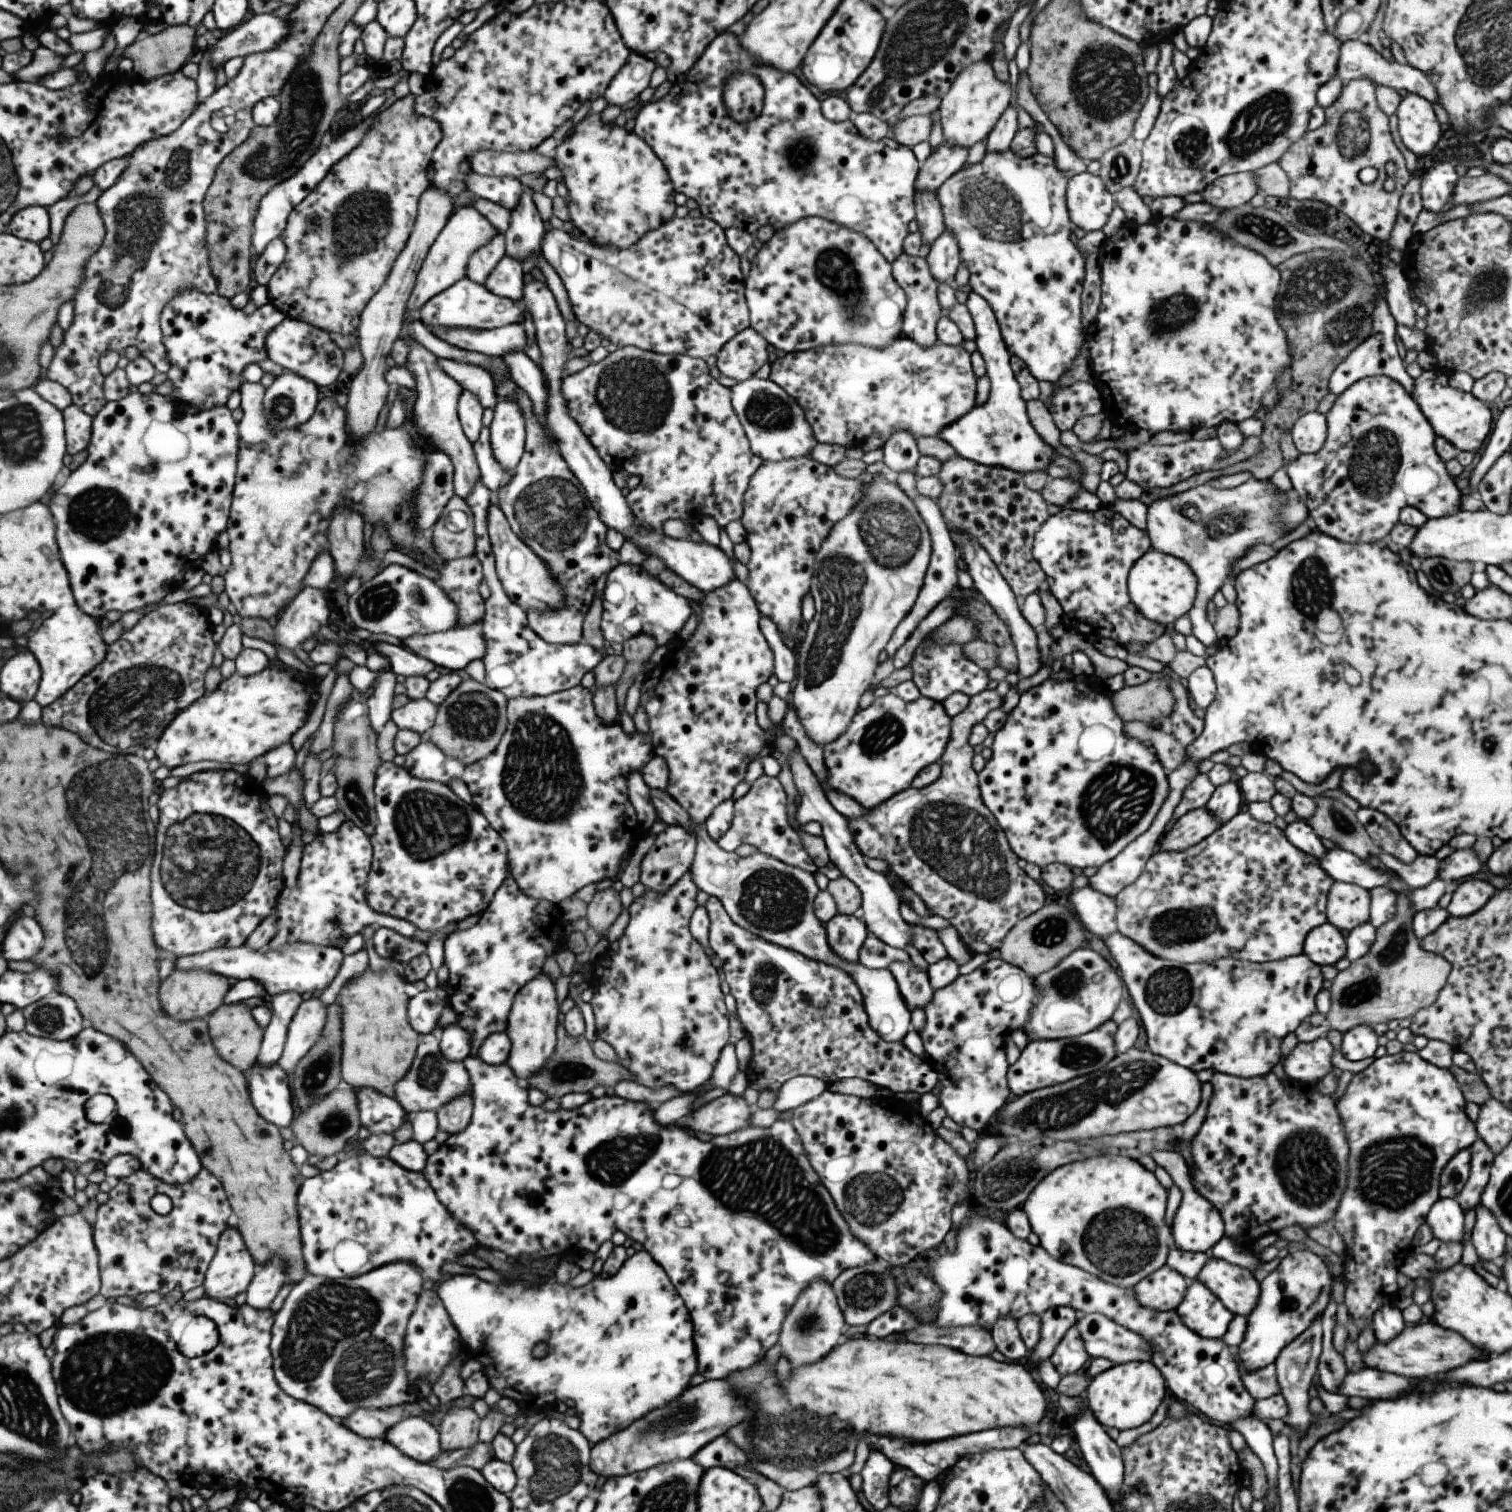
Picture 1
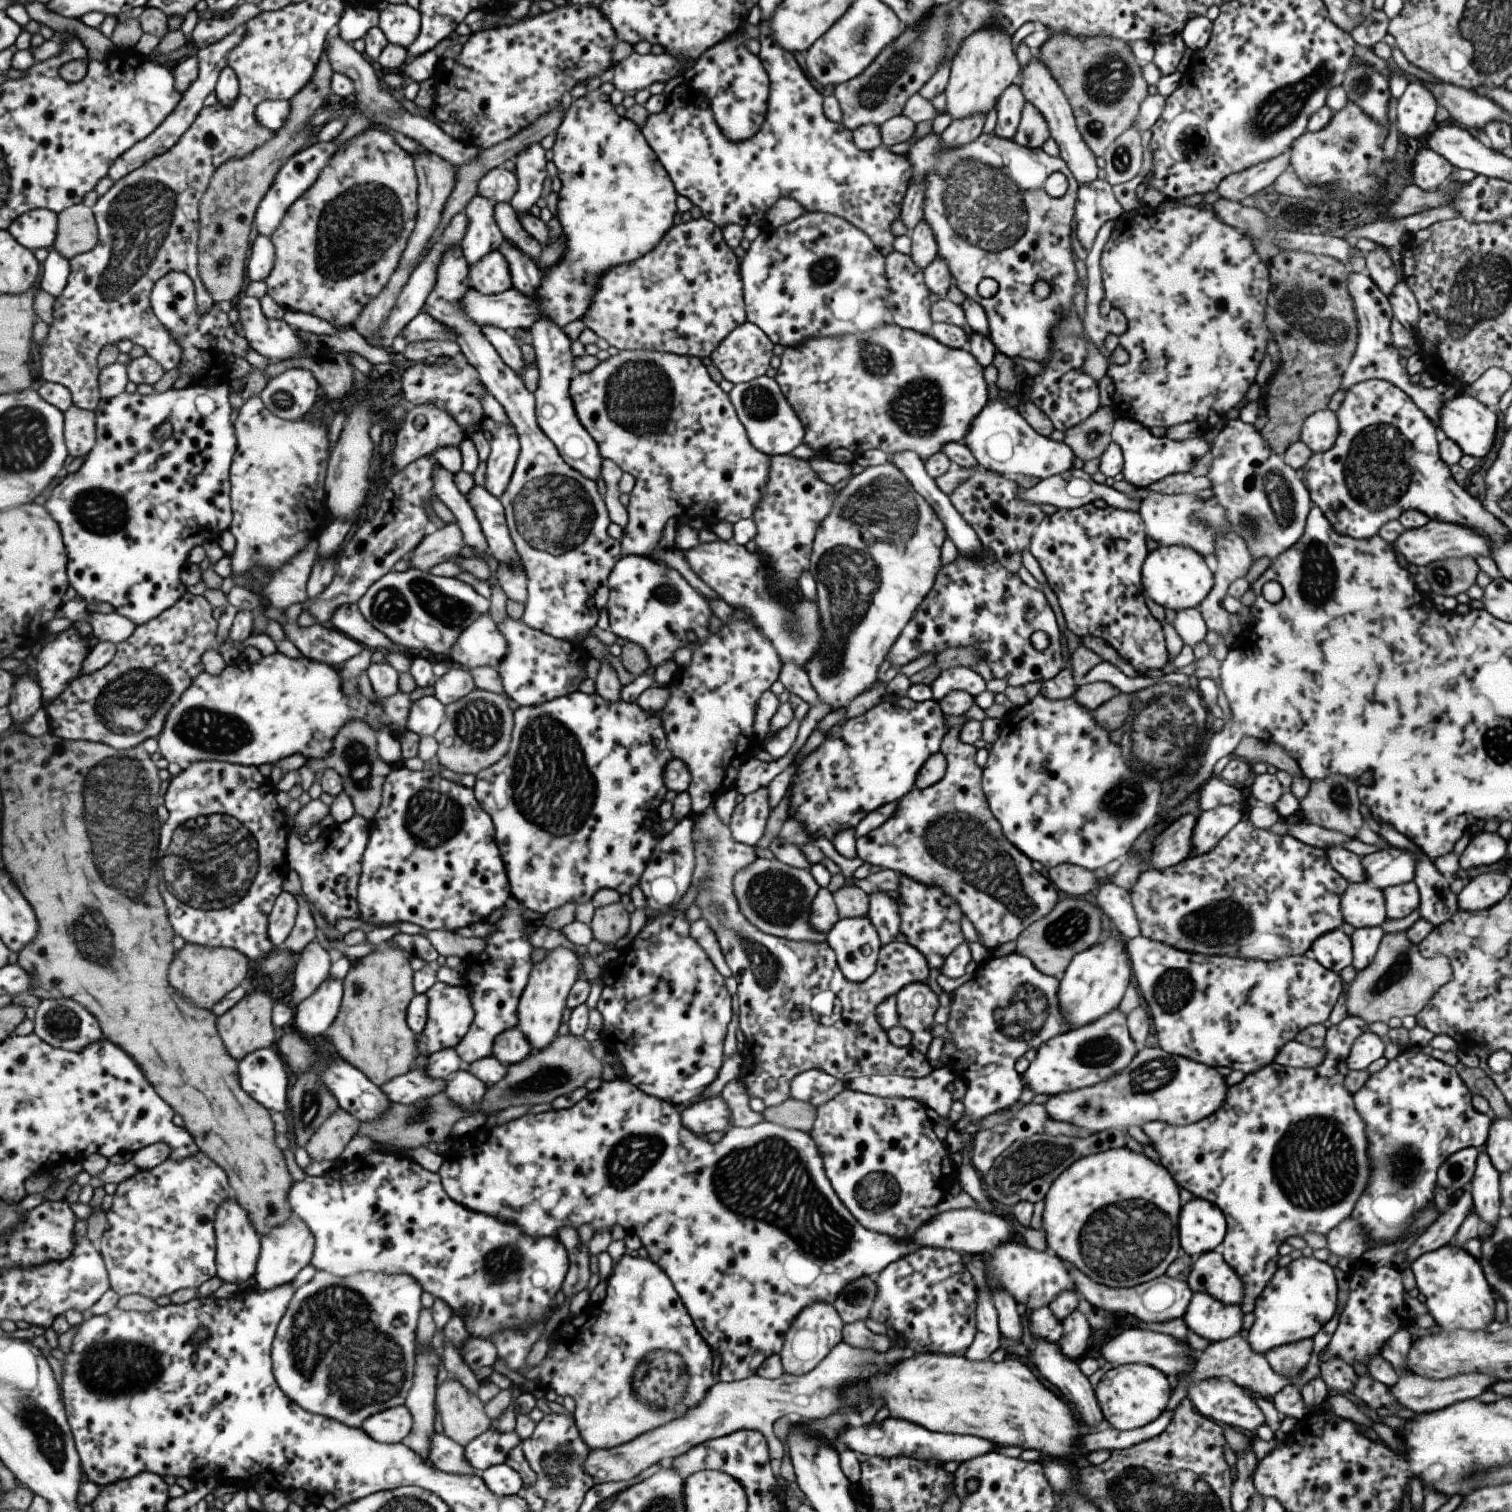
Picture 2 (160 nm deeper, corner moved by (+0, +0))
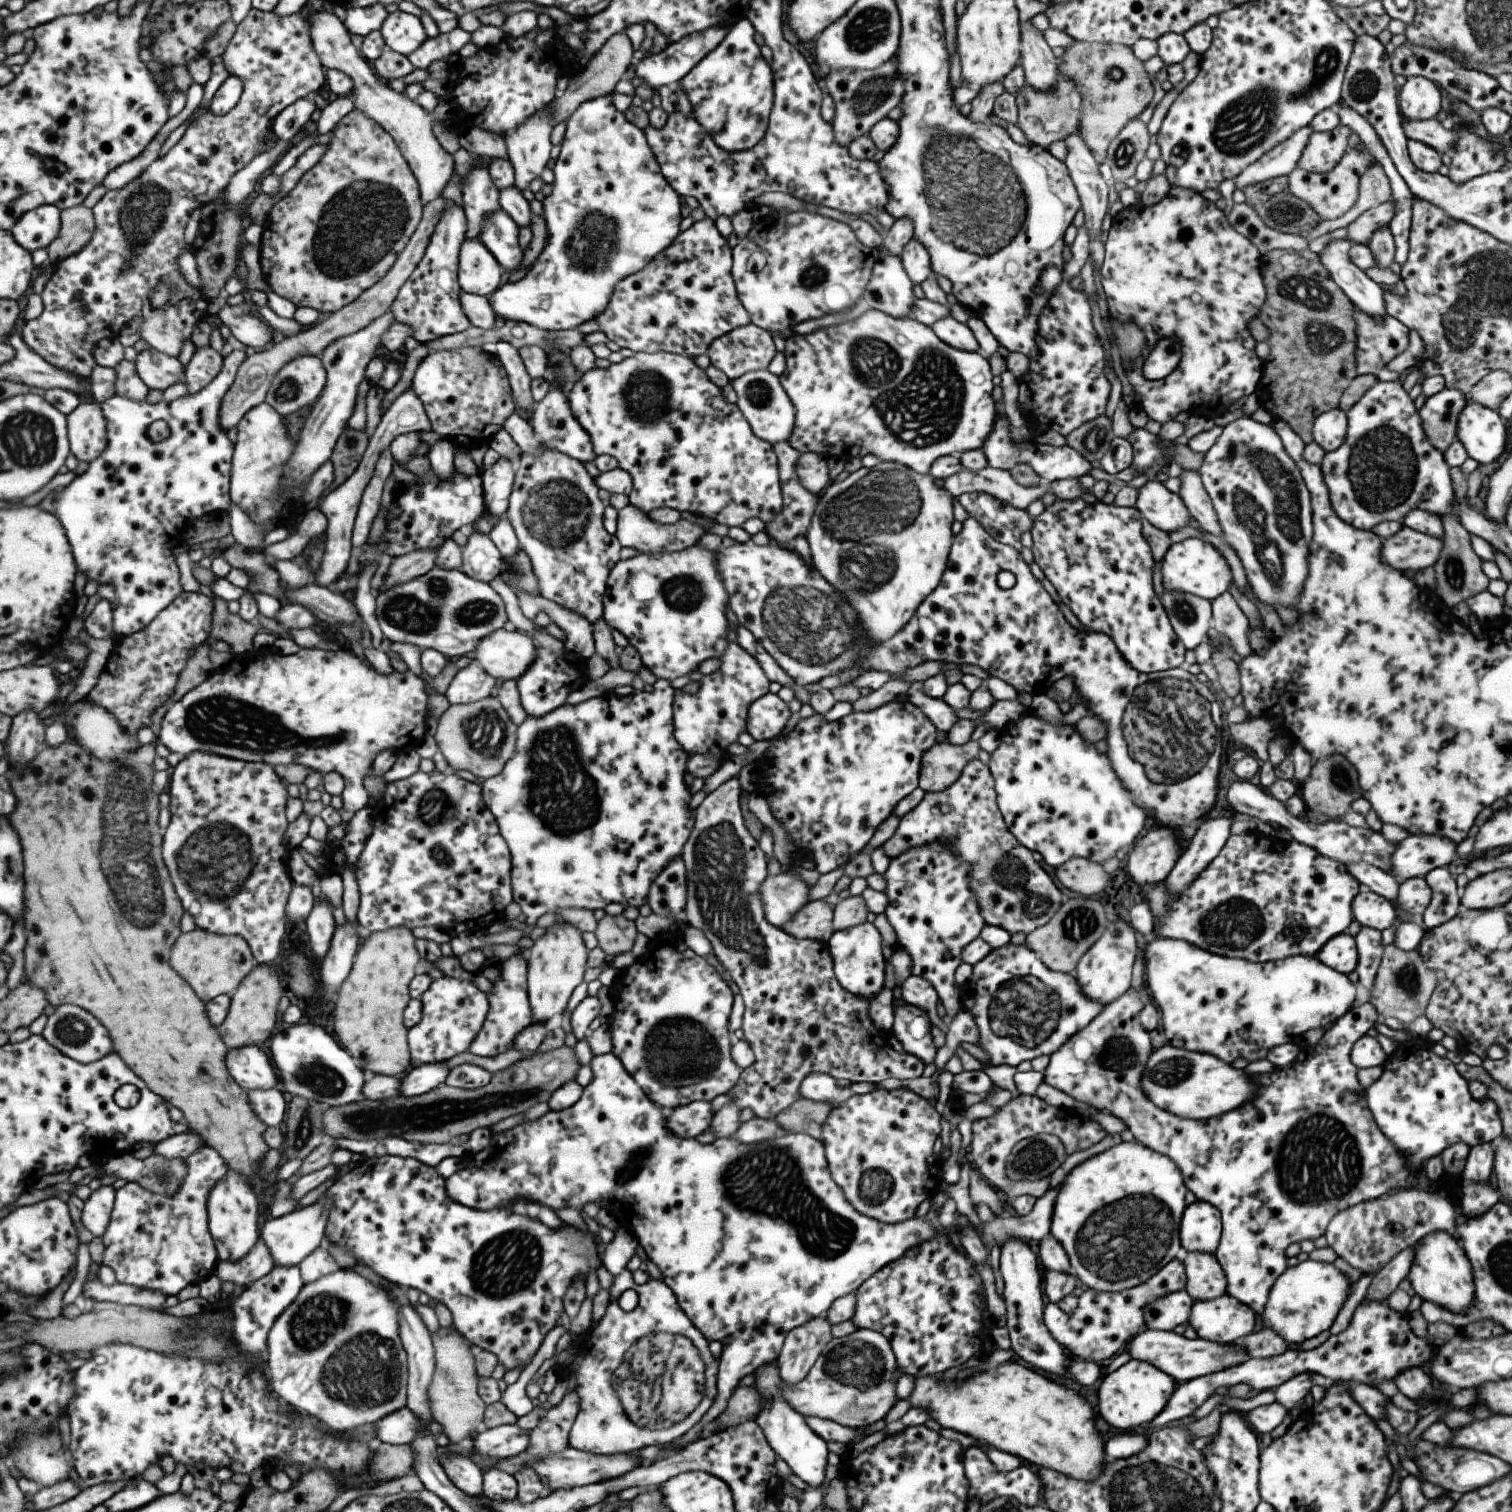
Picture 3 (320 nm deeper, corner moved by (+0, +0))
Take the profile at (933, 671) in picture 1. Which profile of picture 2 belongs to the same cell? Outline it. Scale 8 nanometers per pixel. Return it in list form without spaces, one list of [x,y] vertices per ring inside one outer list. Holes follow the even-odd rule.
[[[955,667],[942,670],[939,676],[929,685],[932,690],[932,698],[938,701],[952,690],[964,690],[972,697],[986,690],[986,682],[979,674],[969,668]]]

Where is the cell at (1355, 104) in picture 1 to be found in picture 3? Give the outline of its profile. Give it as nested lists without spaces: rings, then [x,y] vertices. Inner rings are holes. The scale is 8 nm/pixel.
[[[1337,125],[1331,130],[1313,131],[1308,136],[1297,166],[1307,173],[1321,174],[1331,170],[1343,156],[1347,148],[1351,130],[1345,125]]]

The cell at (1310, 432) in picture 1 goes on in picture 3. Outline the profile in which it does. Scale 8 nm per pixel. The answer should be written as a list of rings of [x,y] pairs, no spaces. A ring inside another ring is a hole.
[[[1339,408],[1328,410],[1313,421],[1312,440],[1325,452],[1334,451],[1344,441],[1346,428],[1346,412]]]

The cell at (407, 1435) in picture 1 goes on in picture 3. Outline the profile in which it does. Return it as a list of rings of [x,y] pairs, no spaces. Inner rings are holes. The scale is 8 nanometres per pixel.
[[[460,1455],[450,1457],[442,1464],[447,1478],[461,1492],[470,1497],[479,1497],[482,1489],[482,1473],[471,1459],[461,1458]]]

